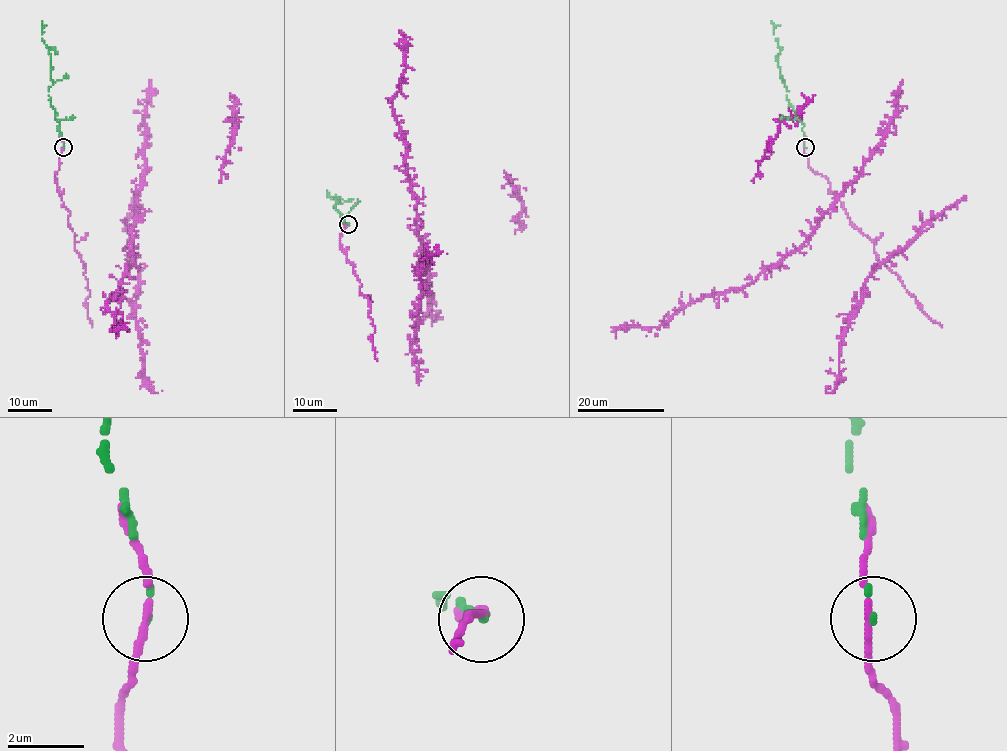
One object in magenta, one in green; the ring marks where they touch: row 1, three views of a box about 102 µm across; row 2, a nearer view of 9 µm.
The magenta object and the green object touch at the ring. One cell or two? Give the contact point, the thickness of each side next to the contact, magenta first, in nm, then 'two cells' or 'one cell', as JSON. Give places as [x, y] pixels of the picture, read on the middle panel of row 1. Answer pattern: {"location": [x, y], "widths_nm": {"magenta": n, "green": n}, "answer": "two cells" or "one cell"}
{"location": [348, 224], "widths_nm": {"magenta": 170, "green": 140}, "answer": "one cell"}

